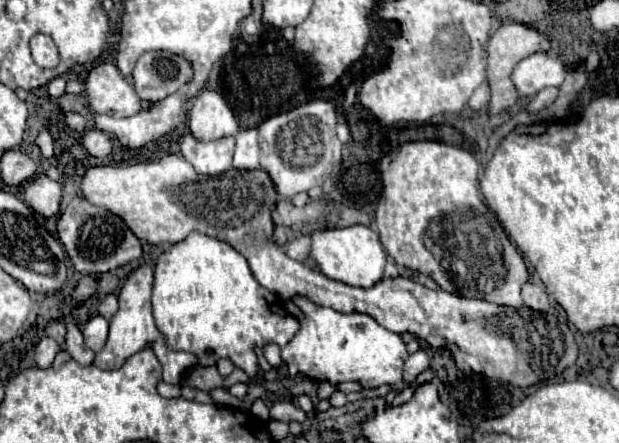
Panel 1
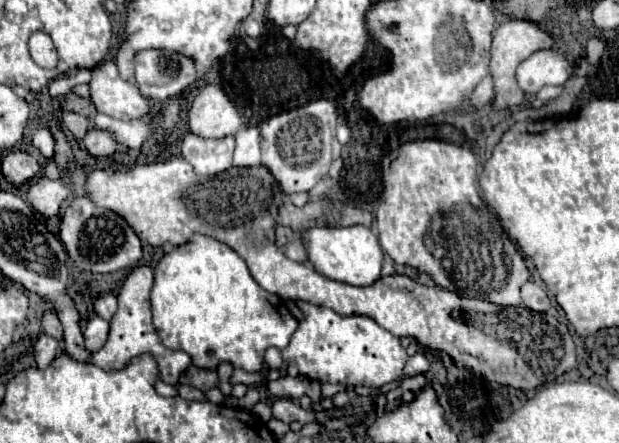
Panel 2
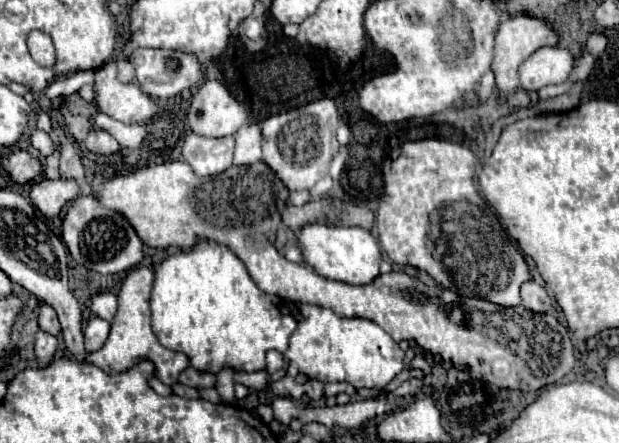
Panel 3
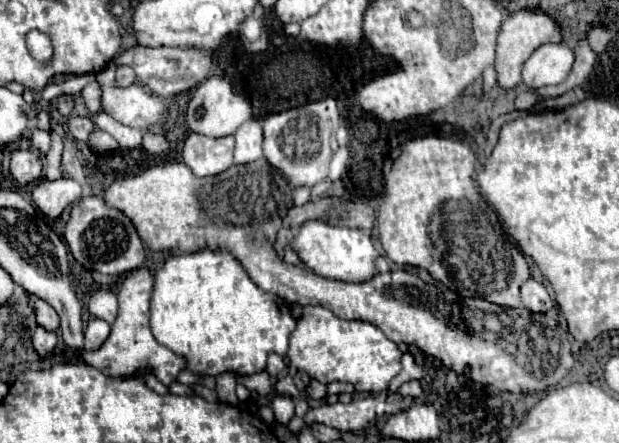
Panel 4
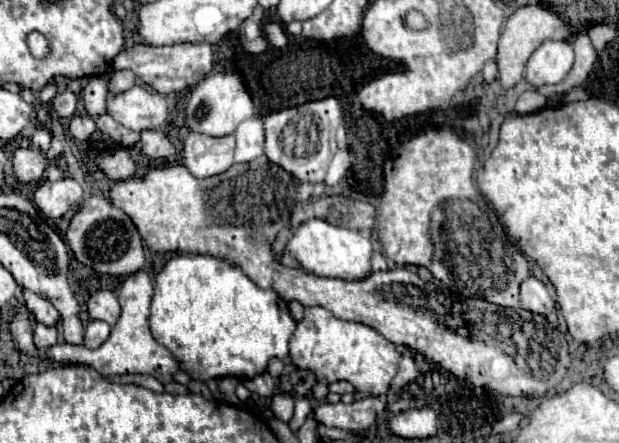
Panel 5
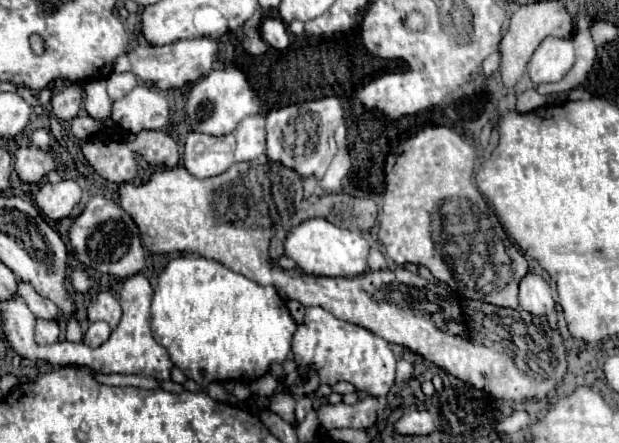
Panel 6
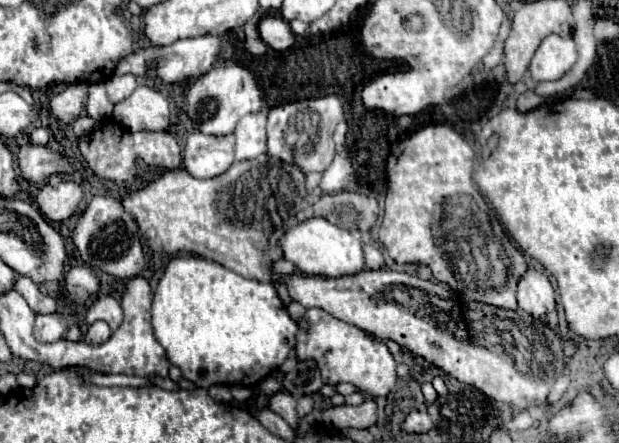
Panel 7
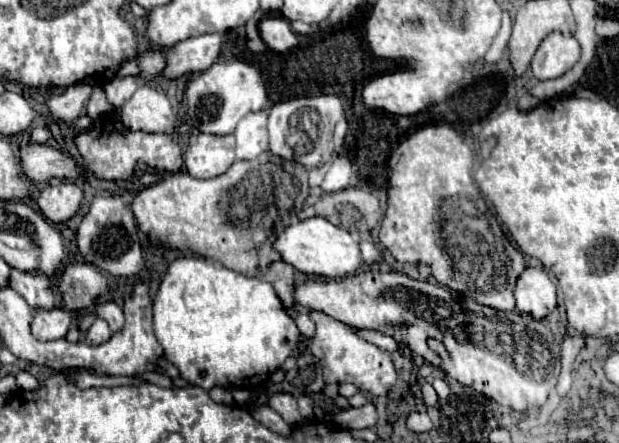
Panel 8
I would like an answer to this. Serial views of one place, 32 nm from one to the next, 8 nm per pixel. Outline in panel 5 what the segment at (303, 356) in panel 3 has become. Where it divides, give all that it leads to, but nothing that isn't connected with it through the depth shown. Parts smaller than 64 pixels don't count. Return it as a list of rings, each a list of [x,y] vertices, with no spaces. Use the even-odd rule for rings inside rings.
[[[320,306],[306,308],[304,320],[290,338],[290,356],[296,368],[314,370],[314,374],[318,374],[318,382],[322,384],[346,380],[358,392],[370,396],[382,396],[388,392],[400,358],[394,344],[382,338],[376,330],[358,322],[340,320]]]

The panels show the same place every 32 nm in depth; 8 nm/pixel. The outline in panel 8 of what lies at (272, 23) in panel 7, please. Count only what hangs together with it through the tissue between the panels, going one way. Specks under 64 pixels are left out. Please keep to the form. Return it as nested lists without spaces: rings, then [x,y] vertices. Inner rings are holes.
[[[264,18],[260,22],[260,36],[264,40],[264,44],[272,50],[272,52],[288,52],[290,48],[298,46],[298,34],[290,28],[288,20],[282,18]]]

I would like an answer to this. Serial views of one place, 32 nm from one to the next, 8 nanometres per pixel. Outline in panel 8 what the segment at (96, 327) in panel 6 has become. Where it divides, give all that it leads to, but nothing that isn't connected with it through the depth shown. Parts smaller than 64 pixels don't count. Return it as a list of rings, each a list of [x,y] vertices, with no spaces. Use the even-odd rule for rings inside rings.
[[[96,318],[92,328],[86,332],[86,344],[90,344],[90,346],[104,344],[110,336],[112,336],[112,332],[108,328],[108,322],[104,318]]]

